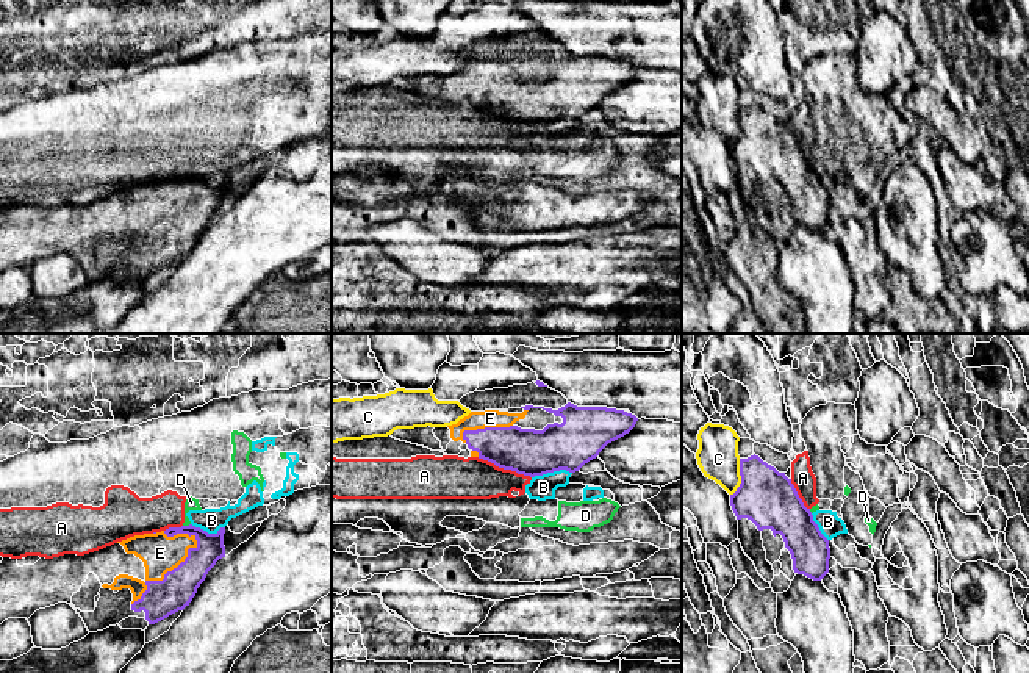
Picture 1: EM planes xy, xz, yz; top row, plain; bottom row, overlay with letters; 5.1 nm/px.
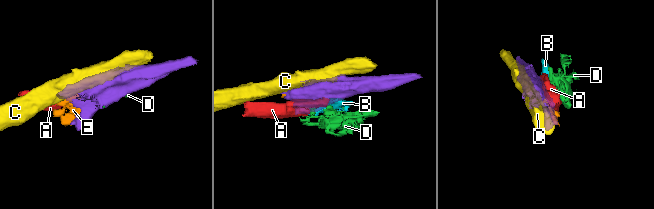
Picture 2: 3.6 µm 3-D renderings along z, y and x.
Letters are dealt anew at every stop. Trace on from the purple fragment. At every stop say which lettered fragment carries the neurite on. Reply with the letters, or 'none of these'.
E

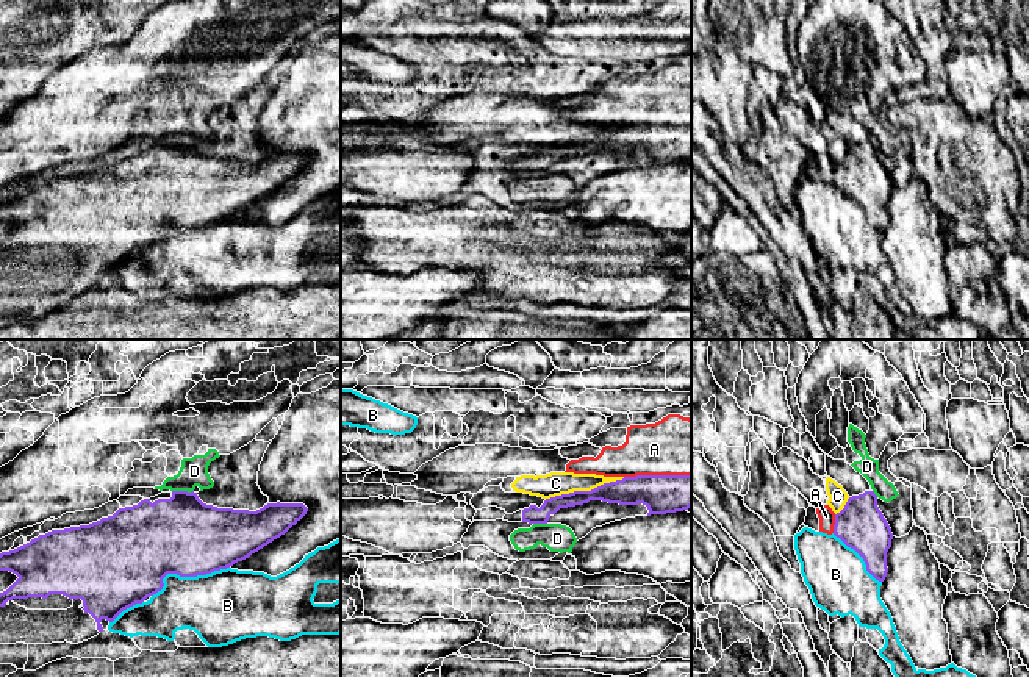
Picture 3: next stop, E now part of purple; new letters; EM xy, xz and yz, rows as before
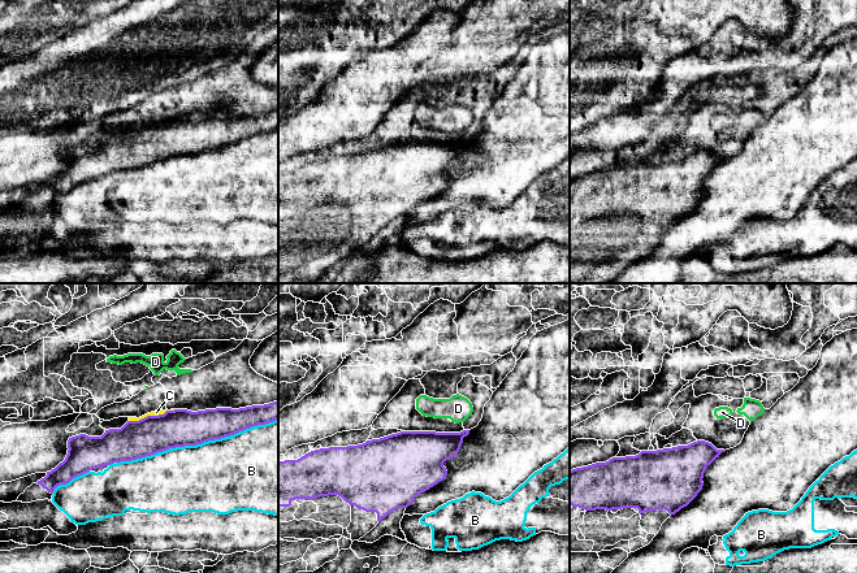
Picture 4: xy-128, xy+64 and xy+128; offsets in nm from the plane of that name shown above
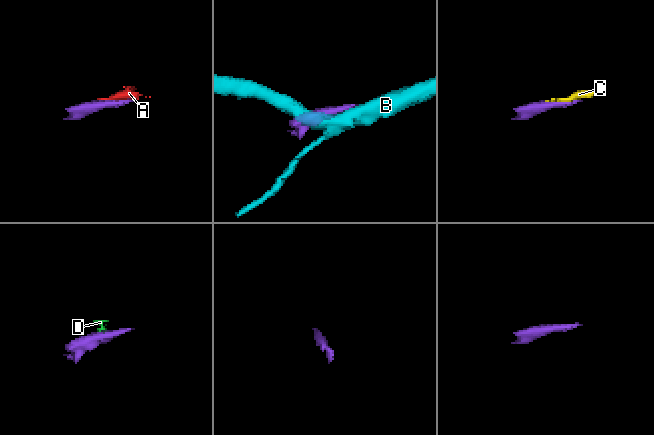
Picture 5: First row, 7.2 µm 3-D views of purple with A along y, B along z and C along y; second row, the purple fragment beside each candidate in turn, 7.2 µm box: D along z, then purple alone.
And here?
A

